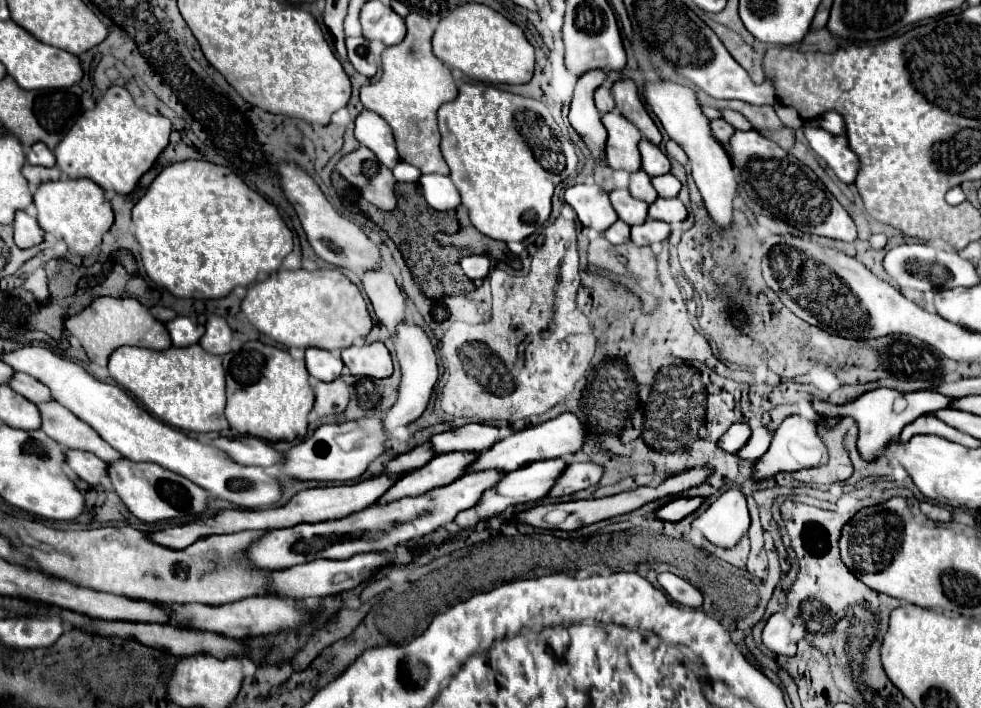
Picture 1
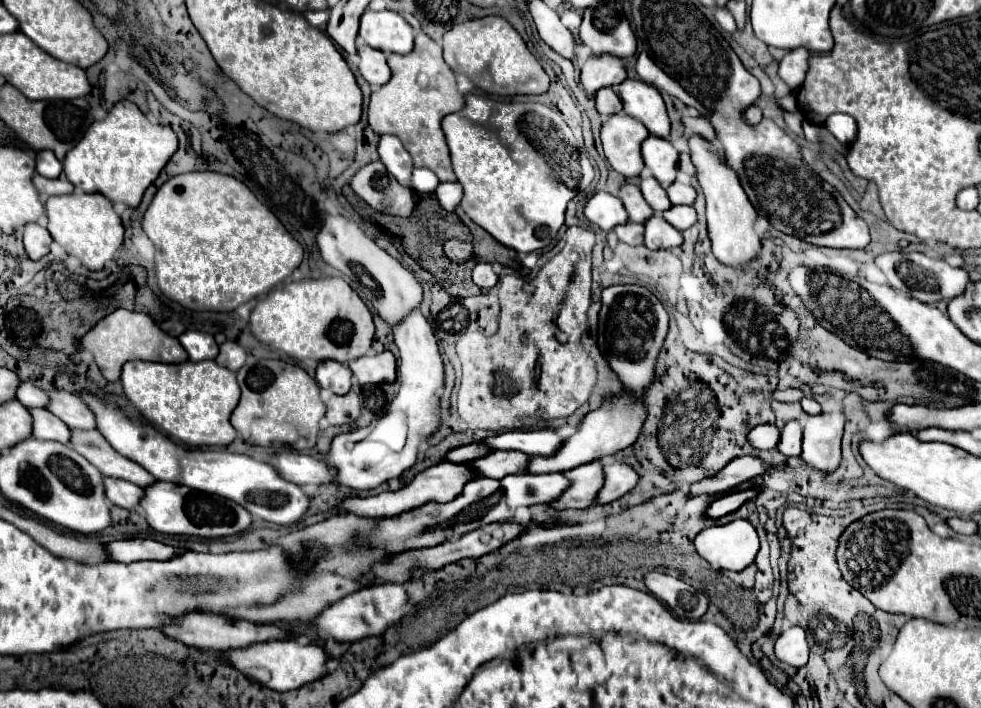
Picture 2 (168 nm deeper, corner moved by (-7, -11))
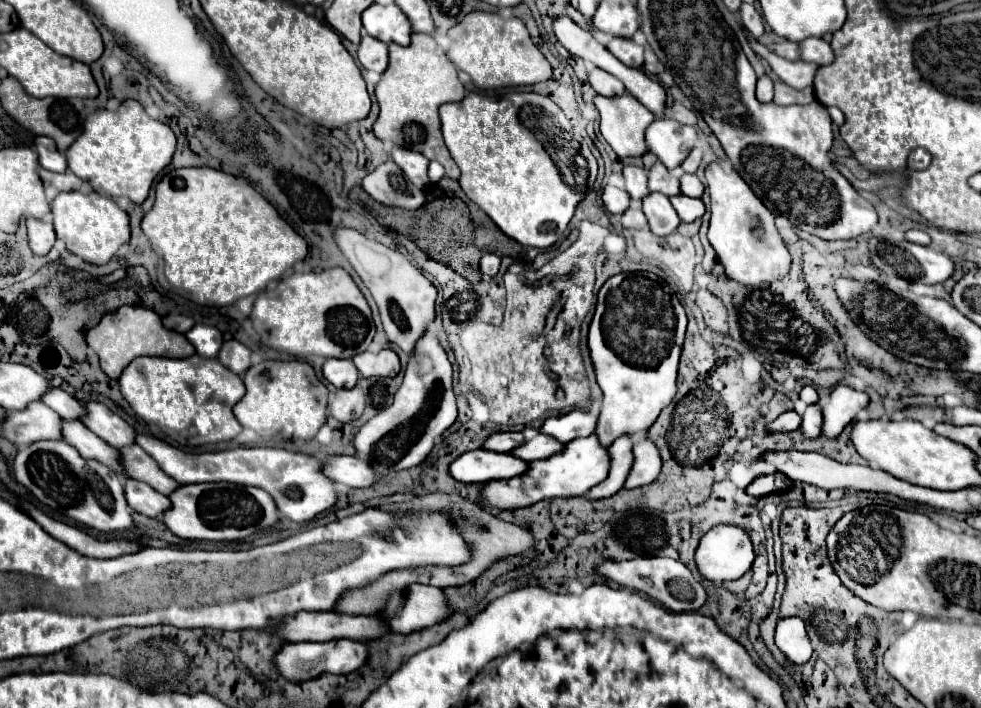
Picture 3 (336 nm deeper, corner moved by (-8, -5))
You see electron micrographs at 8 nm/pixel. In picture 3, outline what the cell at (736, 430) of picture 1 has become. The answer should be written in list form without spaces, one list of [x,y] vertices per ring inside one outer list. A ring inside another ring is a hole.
[[[789,410],[789,412],[781,414],[777,420],[769,422],[767,430],[769,432],[793,432],[793,430],[799,428],[799,424],[801,424],[801,416],[793,410]]]

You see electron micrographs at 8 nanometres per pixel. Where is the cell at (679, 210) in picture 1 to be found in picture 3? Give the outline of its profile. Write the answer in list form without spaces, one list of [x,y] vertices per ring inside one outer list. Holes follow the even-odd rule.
[[[679,194],[679,196],[671,196],[669,200],[683,222],[693,222],[705,214],[705,204],[701,202],[701,198],[689,198]]]

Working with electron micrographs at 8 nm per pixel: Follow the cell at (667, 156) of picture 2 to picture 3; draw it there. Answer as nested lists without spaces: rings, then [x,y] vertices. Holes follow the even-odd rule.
[[[659,118],[649,124],[645,132],[645,140],[647,140],[649,152],[655,154],[657,160],[667,170],[673,170],[691,152],[697,140],[697,130],[693,126],[685,126],[675,120]]]

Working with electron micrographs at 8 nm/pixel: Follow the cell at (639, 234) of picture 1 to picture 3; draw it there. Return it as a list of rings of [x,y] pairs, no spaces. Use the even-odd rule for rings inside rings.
[[[651,192],[647,198],[643,198],[643,214],[647,216],[649,228],[657,236],[669,236],[679,226],[679,216],[673,210],[669,198],[665,198],[659,192]]]

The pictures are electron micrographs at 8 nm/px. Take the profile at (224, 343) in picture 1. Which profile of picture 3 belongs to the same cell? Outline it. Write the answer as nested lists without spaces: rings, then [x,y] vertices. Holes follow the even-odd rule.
[[[229,340],[219,350],[219,362],[235,374],[243,374],[251,366],[251,350],[237,340]]]

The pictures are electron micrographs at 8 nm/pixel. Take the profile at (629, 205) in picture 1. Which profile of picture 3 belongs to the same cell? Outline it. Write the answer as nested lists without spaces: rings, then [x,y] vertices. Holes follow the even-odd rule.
[[[625,166],[623,176],[625,176],[625,190],[629,192],[629,196],[633,200],[643,200],[645,194],[649,194],[649,190],[647,190],[647,172],[643,168]]]

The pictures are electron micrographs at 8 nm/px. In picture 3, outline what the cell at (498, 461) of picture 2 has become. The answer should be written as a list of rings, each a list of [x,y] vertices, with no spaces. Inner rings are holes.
[[[535,436],[533,440],[529,442],[523,442],[521,446],[517,446],[517,450],[511,450],[509,454],[517,456],[517,458],[523,458],[523,462],[533,462],[533,460],[543,460],[543,458],[549,458],[557,452],[563,450],[563,444],[557,442],[555,438],[551,436]]]

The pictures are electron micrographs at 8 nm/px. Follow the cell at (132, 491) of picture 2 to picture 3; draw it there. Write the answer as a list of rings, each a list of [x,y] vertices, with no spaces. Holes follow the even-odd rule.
[[[127,478],[125,482],[125,500],[135,512],[141,512],[151,518],[157,518],[159,514],[163,514],[163,510],[167,510],[171,504],[167,496],[159,494],[145,482],[131,480],[131,478]]]

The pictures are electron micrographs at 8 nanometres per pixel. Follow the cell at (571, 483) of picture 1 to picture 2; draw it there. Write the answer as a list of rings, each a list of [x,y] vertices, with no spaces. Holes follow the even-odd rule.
[[[610,460],[604,466],[604,474],[606,474],[606,482],[604,488],[598,496],[598,504],[608,504],[618,500],[620,496],[624,496],[626,492],[630,492],[636,484],[638,484],[638,472],[620,460]]]

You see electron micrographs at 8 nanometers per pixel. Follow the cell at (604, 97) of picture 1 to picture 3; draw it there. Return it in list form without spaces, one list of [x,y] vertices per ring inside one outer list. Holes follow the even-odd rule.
[[[593,68],[589,72],[589,84],[593,86],[593,90],[605,98],[617,98],[617,94],[625,92],[625,86],[621,84],[621,80],[617,80],[615,76],[607,74],[601,68]]]

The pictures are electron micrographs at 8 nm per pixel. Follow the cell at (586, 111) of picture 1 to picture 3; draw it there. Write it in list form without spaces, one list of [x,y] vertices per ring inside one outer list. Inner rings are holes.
[[[613,38],[605,48],[625,66],[629,68],[639,68],[643,64],[643,46],[635,44],[633,40],[627,38]]]

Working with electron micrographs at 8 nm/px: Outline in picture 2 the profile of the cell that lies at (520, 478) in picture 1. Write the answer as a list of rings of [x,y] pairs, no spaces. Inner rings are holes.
[[[590,462],[580,468],[568,470],[568,476],[572,476],[572,488],[560,496],[562,500],[556,500],[554,508],[590,508],[596,504],[596,496],[604,486],[604,468],[602,462]]]

